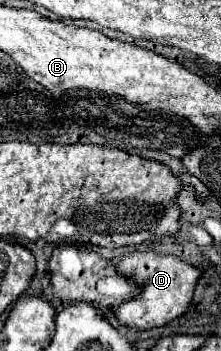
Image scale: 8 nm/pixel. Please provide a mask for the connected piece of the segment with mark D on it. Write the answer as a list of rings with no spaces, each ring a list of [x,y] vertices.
[[[153,251],[125,253],[117,263],[117,273],[135,281],[135,285],[141,289],[141,295],[119,305],[115,309],[115,317],[121,325],[139,331],[167,325],[171,319],[183,315],[191,303],[195,281],[201,277],[201,271],[191,263],[175,255],[157,255]]]

